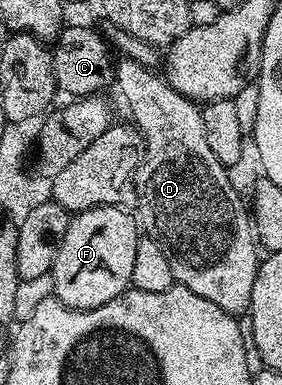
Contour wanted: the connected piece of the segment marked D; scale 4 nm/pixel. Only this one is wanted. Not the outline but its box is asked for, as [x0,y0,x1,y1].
[114,57,258,316]

